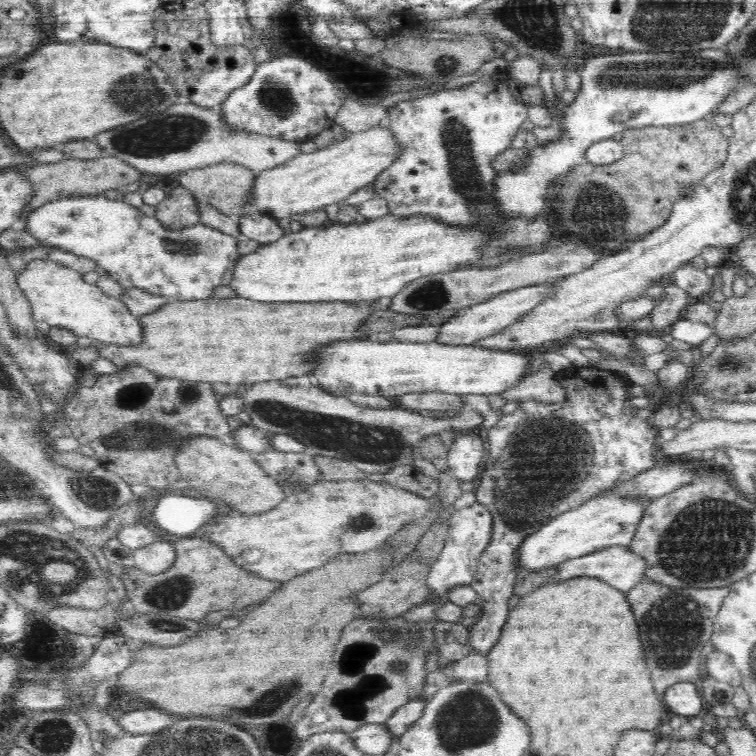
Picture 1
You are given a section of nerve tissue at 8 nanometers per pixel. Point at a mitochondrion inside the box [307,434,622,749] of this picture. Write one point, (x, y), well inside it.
(350, 701)

